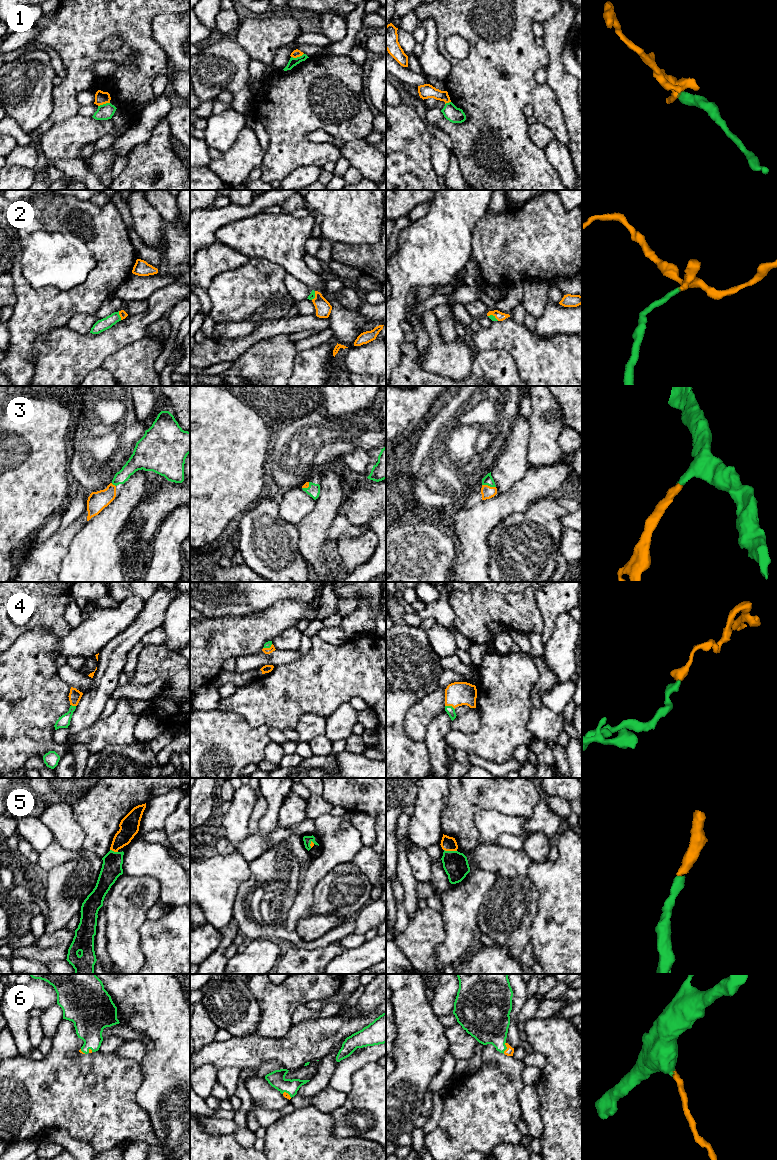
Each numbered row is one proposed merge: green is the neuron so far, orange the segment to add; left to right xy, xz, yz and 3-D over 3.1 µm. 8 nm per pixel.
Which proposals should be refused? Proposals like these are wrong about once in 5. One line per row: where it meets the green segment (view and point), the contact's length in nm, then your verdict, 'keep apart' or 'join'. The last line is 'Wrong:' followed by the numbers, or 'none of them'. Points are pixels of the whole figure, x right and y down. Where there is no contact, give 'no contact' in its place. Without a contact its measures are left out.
1: contact xz (297, 57); length 110 nm; keep apart
2: contact yz (492, 315); length 100 nm; join
3: contact yz (489, 485); length 110 nm; join
4: contact yz (450, 706); length 90 nm; join
5: contact yz (450, 851); length 110 nm; join
6: contact yz (506, 1048); length 100 nm; join
Wrong: 1

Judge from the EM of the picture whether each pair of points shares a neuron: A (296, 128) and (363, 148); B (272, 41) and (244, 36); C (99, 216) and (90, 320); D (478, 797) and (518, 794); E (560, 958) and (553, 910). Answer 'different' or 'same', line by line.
A: different
B: same
C: different
D: same
E: same

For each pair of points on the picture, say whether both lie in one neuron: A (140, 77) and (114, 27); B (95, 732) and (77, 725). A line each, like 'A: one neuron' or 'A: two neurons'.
A: one neuron
B: two neurons

